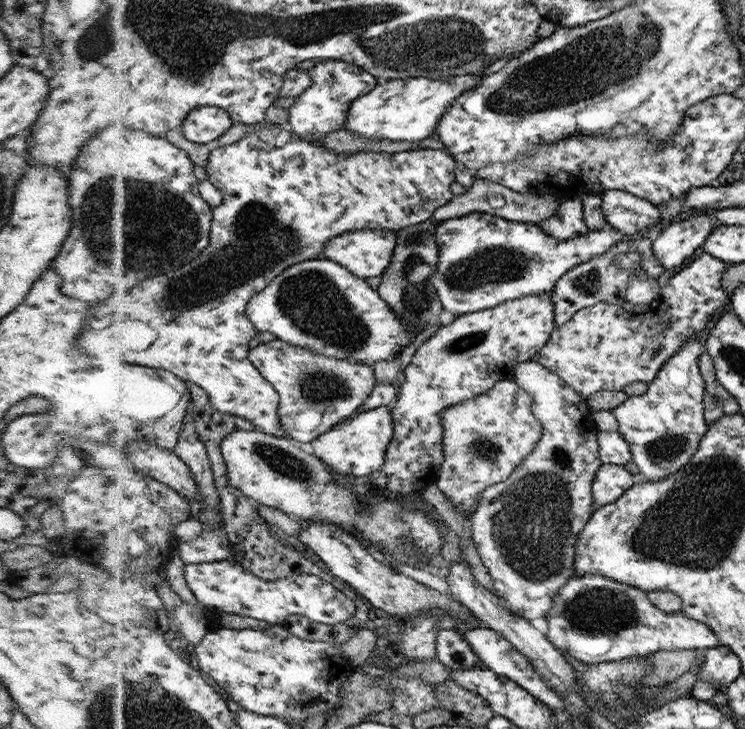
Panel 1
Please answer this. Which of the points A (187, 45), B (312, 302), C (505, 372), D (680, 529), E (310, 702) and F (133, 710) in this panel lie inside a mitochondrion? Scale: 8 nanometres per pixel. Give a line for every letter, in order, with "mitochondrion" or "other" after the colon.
A: mitochondrion
B: mitochondrion
C: other
D: mitochondrion
E: other
F: mitochondrion

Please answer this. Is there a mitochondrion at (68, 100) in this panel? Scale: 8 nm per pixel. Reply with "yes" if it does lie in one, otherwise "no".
no

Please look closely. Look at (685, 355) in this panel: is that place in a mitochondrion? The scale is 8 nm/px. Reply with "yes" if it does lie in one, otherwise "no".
no

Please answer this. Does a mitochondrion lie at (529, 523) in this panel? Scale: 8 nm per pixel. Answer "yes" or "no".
yes

